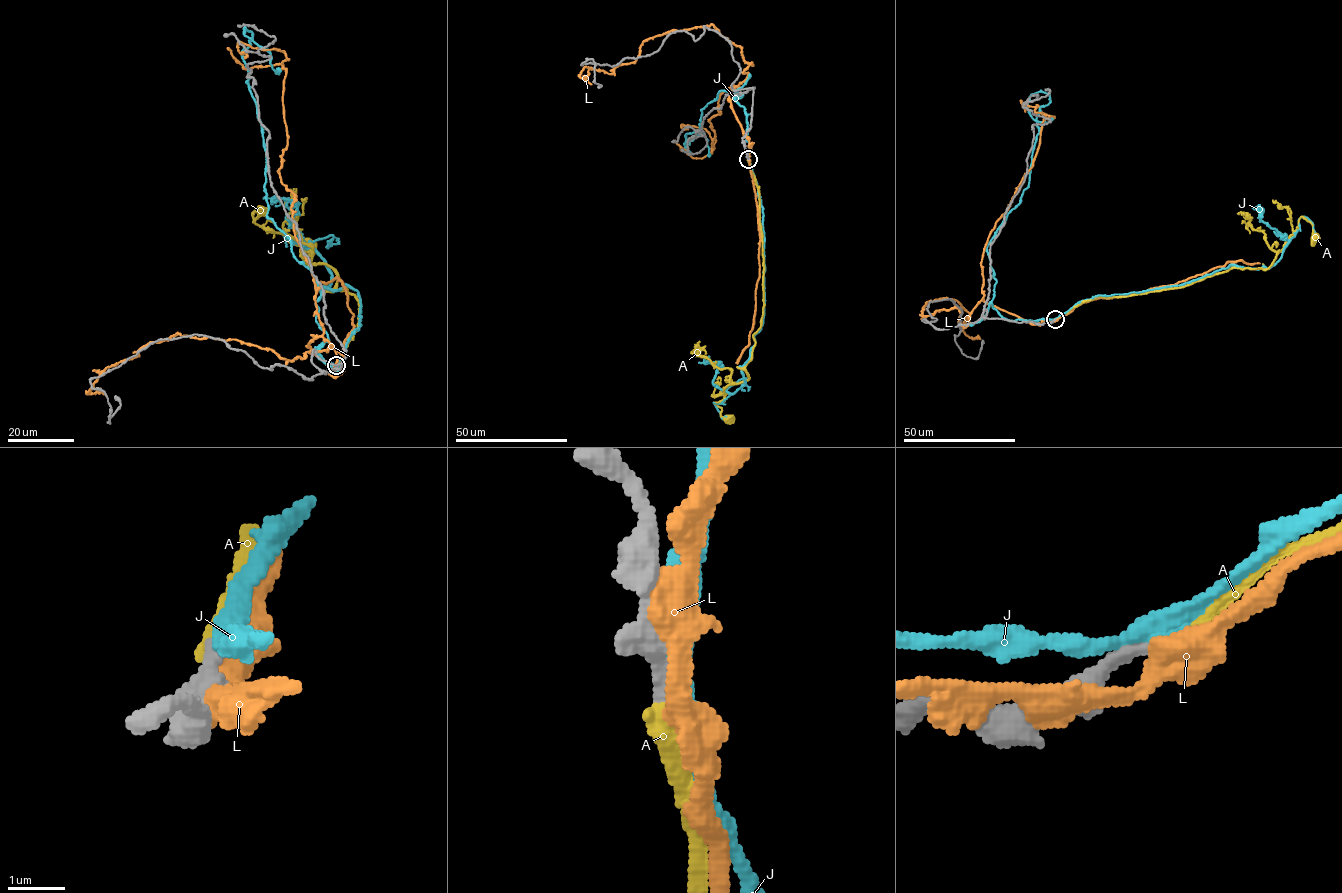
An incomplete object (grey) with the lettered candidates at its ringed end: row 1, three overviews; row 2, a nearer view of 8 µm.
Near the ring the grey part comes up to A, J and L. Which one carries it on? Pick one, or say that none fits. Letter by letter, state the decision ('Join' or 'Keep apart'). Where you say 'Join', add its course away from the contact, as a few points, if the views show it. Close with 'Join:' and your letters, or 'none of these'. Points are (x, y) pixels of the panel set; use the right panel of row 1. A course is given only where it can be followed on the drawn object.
A: Join. Its course: (1055, 319), (1097, 297), (1122, 297), (1181, 288), (1231, 268), (1266, 270), (1301, 217), (1312, 224), (1314, 239)
J: Keep apart
L: Keep apart
Join: A

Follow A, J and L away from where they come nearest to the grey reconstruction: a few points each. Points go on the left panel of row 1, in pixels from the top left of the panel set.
A: (336, 365), (357, 329), (359, 302), (346, 289), (332, 292), (330, 267), (304, 259), (290, 213), (308, 246)
J: (336, 365), (317, 352), (328, 336), (315, 277), (267, 215), (244, 29), (278, 68)
L: (337, 365), (323, 337), (337, 376), (332, 347), (178, 333), (105, 393)

